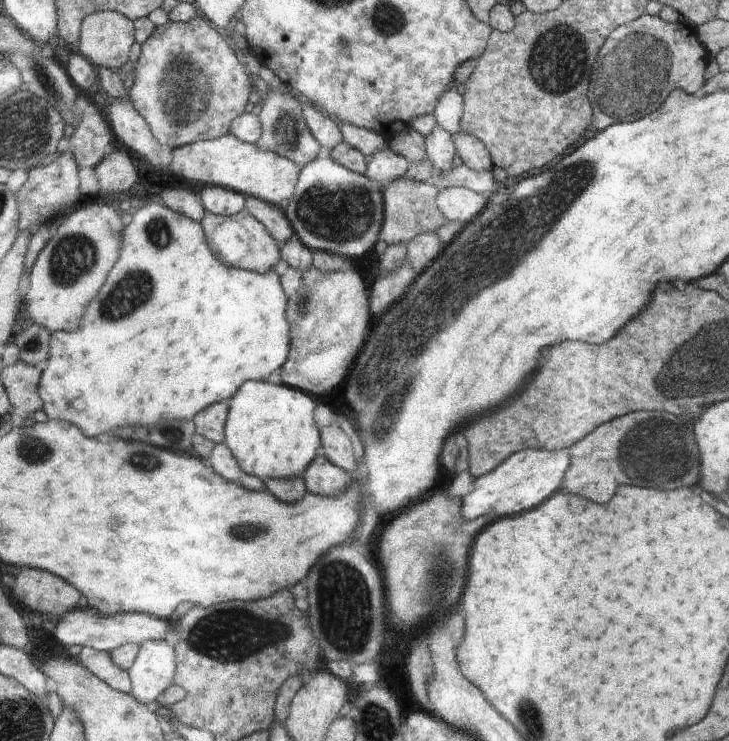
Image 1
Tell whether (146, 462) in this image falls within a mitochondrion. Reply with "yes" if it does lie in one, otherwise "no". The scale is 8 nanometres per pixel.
yes

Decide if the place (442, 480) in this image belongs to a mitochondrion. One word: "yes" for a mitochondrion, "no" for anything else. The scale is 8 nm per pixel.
no

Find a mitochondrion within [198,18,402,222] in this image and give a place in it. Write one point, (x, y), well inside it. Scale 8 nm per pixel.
(286, 134)

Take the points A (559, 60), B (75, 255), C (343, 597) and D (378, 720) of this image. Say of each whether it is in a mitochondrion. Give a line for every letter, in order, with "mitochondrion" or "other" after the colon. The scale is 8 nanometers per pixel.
A: mitochondrion
B: mitochondrion
C: mitochondrion
D: mitochondrion

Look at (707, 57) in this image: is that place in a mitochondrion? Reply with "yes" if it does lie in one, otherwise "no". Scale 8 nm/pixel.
no

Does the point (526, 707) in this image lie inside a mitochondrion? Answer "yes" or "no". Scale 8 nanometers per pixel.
yes

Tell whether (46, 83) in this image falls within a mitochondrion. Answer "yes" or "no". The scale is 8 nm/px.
yes

